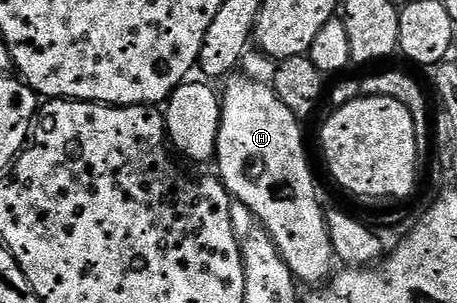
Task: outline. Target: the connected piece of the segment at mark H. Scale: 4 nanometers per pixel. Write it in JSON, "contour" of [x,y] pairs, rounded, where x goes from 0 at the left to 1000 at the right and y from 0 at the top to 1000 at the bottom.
{"contour":[[[503,254],[492,264],[490,284],[495,304],[488,297],[481,314],[486,396],[473,502],[477,587],[505,647],[532,670],[571,739],[621,848],[646,924],[661,931],[663,921],[670,934],[687,934],[678,941],[720,924],[733,891],[735,858],[713,752],[713,696],[696,673],[696,617],[687,607],[687,578],[678,568],[676,531],[670,528],[670,472],[661,462],[663,409],[630,360],[630,347],[608,327],[593,277],[562,274],[545,254]]]}

